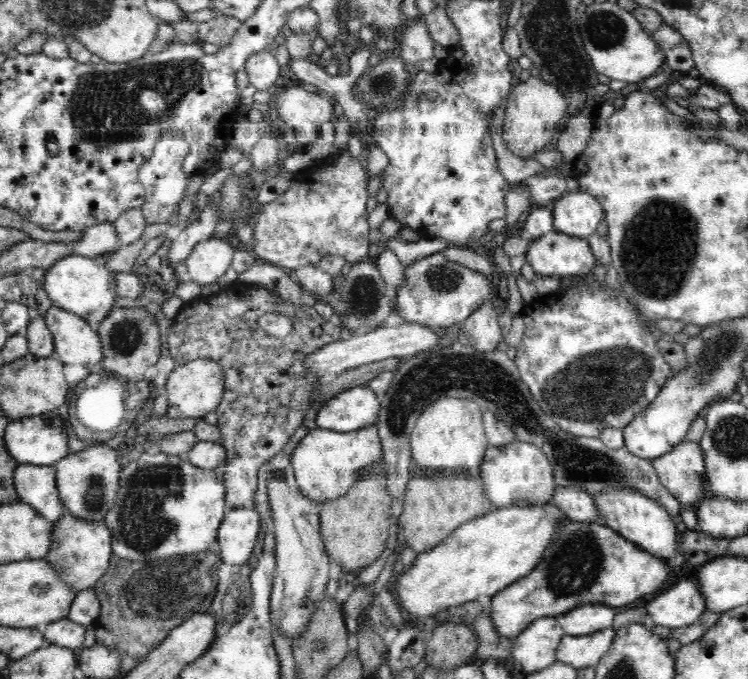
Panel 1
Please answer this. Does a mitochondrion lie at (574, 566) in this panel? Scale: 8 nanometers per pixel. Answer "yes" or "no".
yes

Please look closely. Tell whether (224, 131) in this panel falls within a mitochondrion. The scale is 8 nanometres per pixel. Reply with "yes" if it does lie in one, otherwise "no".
no

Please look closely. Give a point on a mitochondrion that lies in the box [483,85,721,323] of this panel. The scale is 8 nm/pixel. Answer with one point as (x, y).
(658, 248)

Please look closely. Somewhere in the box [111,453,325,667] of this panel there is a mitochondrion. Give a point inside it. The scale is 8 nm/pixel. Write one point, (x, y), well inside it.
(162, 599)

